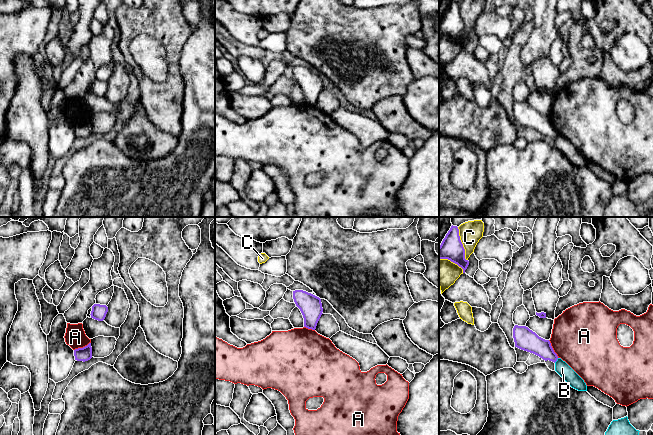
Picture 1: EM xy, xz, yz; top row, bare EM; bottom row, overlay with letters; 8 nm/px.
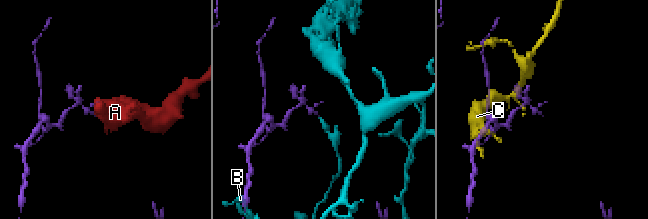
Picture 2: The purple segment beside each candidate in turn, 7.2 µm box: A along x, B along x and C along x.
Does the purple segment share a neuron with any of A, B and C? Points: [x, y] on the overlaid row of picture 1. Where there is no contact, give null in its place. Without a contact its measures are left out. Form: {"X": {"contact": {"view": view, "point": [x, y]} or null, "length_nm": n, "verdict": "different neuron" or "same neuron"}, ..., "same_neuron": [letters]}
{"A": {"contact": {"view": "yz", "point": [552, 349]}, "length_nm": 170, "verdict": "different neuron"}, "B": {"contact": {"view": "yz", "point": [556, 360]}, "length_nm": 50, "verdict": "different neuron"}, "C": {"contact": {"view": "yz", "point": [462, 244]}, "length_nm": 280, "verdict": "different neuron"}, "same_neuron": []}

